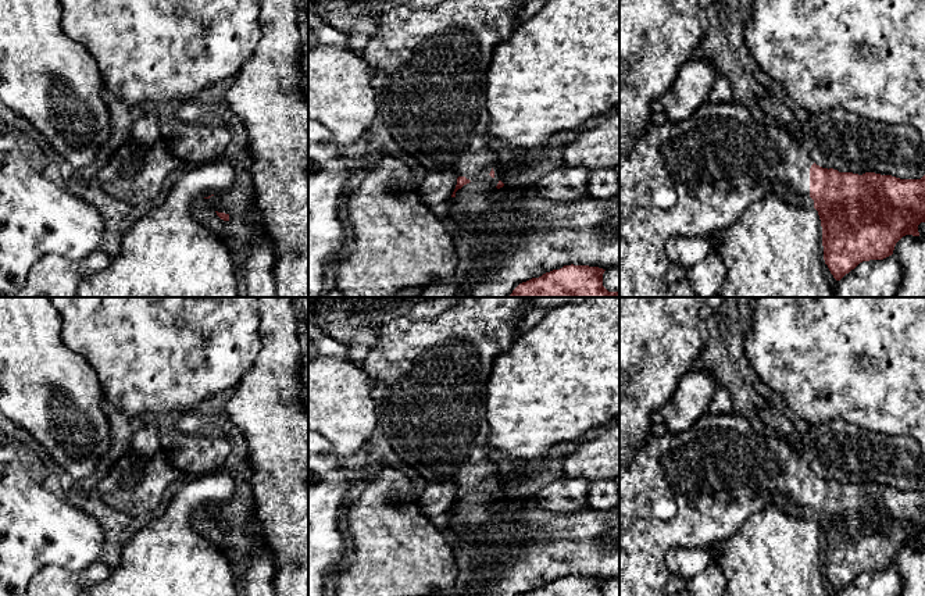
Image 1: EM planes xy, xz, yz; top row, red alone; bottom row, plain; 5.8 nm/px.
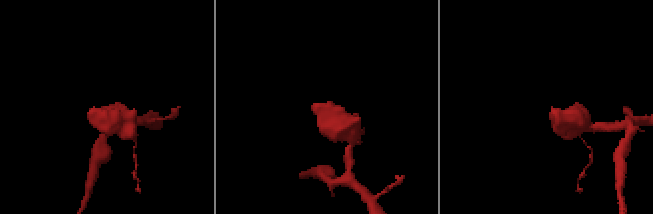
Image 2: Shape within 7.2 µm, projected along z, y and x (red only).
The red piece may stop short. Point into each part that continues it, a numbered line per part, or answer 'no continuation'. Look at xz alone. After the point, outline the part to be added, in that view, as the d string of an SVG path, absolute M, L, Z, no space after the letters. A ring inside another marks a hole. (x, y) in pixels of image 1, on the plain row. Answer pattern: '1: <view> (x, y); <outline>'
1: xz (429, 373); M460 297L444 314L424 321L393 318L375 329L376 345L360 364L375 382L372 399L376 403L379 428L392 449L429 483L454 483L472 492L489 486L496 472L489 460L486 443L486 385L494 360L517 339L522 320L535 310L524 297Z

